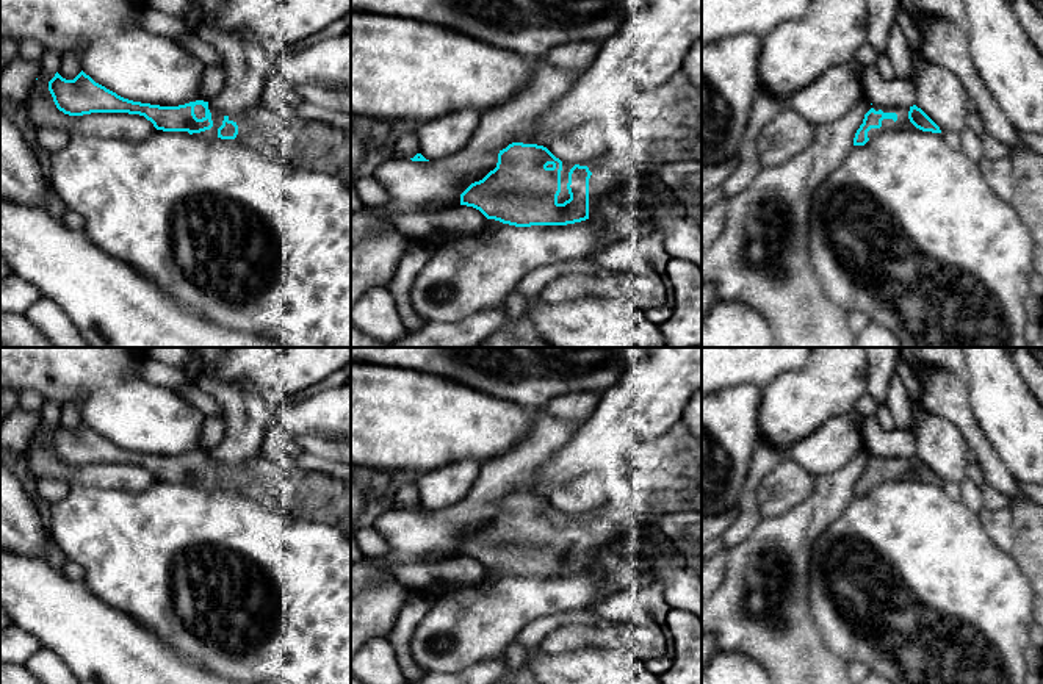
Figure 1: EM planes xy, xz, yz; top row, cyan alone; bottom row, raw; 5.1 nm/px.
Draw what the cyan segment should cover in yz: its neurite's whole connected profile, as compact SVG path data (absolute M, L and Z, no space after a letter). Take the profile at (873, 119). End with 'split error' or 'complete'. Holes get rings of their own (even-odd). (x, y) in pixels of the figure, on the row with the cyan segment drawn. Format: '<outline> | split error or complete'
M871 103L863 124L855 133L854 146L864 146L872 136L890 130L922 130L941 133L940 127L916 105L880 106Z | split error

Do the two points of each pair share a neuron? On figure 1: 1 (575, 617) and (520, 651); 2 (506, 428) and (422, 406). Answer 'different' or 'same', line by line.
1: different
2: same

